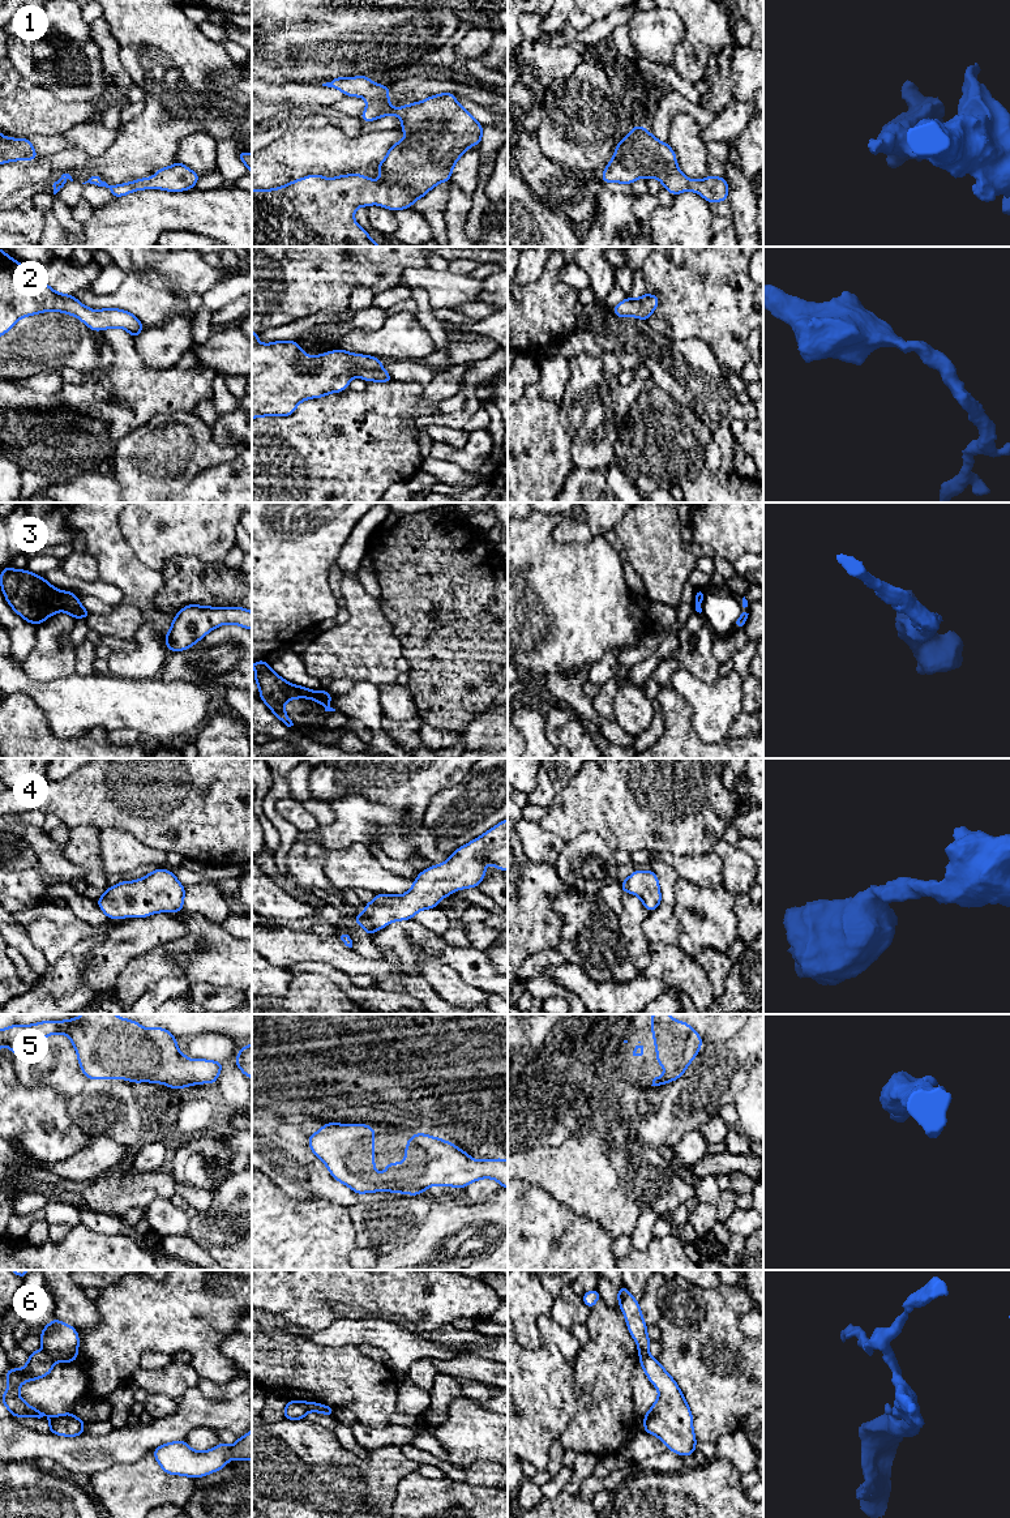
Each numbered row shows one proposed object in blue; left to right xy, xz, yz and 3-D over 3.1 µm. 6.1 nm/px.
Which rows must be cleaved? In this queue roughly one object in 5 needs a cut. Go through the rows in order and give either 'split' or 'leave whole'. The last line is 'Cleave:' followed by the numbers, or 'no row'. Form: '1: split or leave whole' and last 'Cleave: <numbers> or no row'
1: leave whole
2: leave whole
3: leave whole
4: leave whole
5: leave whole
6: split
Cleave: 6

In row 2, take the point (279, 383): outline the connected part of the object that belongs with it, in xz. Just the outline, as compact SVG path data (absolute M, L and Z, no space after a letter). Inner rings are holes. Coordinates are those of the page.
M252 330L252 419L260 416L290 416L298 405L309 398L320 398L329 393L343 392L352 377L361 377L367 382L390 382L394 379L382 368L376 356L351 354L337 349L320 355L307 355L295 341L277 341L262 345L257 339L258 332Z

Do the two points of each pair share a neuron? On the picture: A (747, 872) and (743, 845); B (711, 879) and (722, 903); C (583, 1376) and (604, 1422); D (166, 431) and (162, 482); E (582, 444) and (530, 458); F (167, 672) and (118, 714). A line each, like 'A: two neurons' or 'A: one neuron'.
A: two neurons
B: two neurons
C: one neuron
D: one neuron
E: two neurons
F: two neurons

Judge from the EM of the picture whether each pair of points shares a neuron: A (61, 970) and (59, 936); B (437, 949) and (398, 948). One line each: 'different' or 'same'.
A: different
B: same

